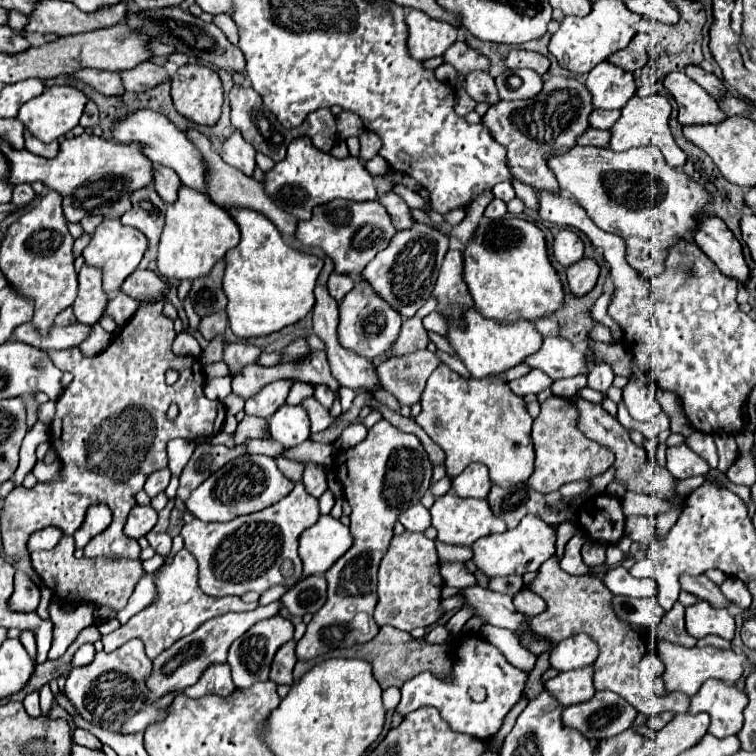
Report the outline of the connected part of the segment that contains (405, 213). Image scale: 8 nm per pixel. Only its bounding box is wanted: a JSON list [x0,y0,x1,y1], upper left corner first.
[377,191,413,229]

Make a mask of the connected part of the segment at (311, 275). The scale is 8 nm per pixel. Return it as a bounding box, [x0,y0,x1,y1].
[223,209,323,339]

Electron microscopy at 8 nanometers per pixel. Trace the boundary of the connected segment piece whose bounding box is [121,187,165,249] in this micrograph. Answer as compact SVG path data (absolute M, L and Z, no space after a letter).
M153 187L135 191L135 195L131 195L131 201L133 209L121 217L121 223L145 233L145 237L149 239L149 247L157 249L165 225L165 203L159 199Z

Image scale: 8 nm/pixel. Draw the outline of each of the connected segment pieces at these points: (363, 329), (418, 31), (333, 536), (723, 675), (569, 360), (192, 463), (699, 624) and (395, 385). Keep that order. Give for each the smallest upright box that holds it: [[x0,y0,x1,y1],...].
[[339,275,399,359],[405,9,457,61],[299,515,353,575],[657,641,745,697],[523,337,589,379],[177,443,245,501],[685,601,735,641],[377,349,439,405]]

